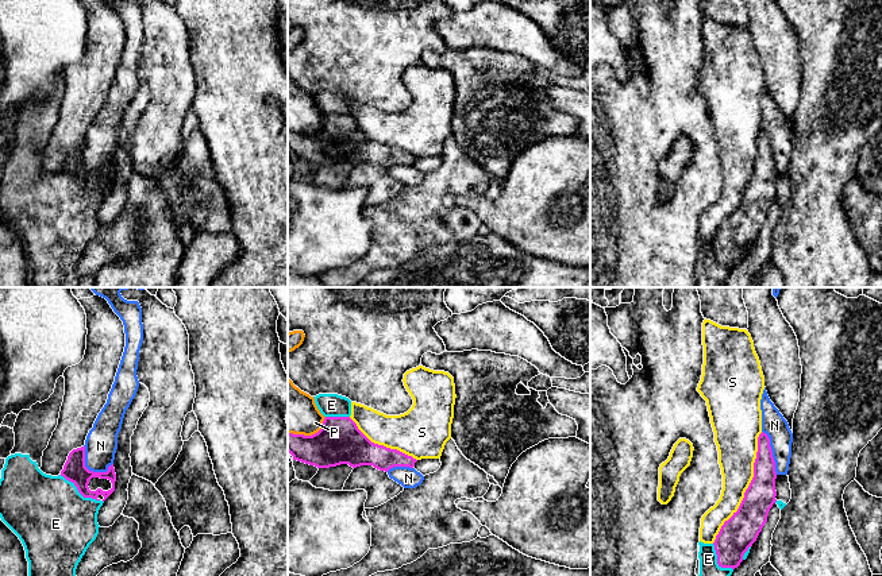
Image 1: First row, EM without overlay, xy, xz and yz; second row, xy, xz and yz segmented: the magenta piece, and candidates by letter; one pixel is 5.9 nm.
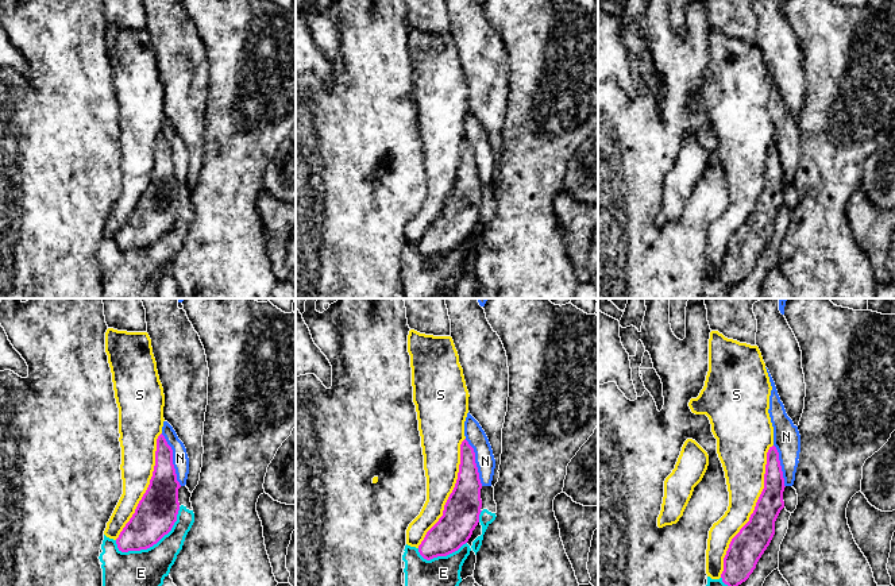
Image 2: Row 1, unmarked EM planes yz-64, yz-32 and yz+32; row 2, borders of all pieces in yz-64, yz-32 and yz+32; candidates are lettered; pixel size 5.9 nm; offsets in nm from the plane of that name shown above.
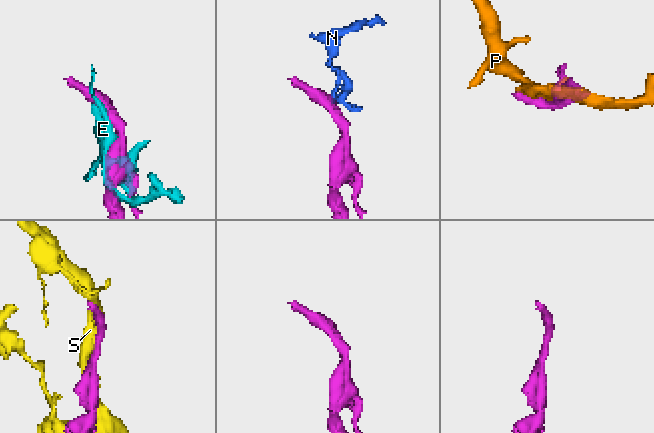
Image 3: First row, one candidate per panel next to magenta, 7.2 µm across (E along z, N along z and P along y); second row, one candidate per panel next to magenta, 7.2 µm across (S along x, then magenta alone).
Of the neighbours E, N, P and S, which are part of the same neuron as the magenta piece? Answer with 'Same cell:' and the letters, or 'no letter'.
Same cell: no letter

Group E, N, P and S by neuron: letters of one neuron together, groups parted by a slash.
E / N / P / S

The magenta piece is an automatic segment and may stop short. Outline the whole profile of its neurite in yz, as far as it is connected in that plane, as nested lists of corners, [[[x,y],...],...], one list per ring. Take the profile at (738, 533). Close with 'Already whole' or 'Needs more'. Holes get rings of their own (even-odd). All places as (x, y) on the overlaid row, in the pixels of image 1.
[[[762,432],[758,437],[754,478],[737,511],[724,522],[713,542],[719,567],[737,568],[744,553],[756,541],[770,509],[777,502],[775,479],[770,438]]]. Already whole

